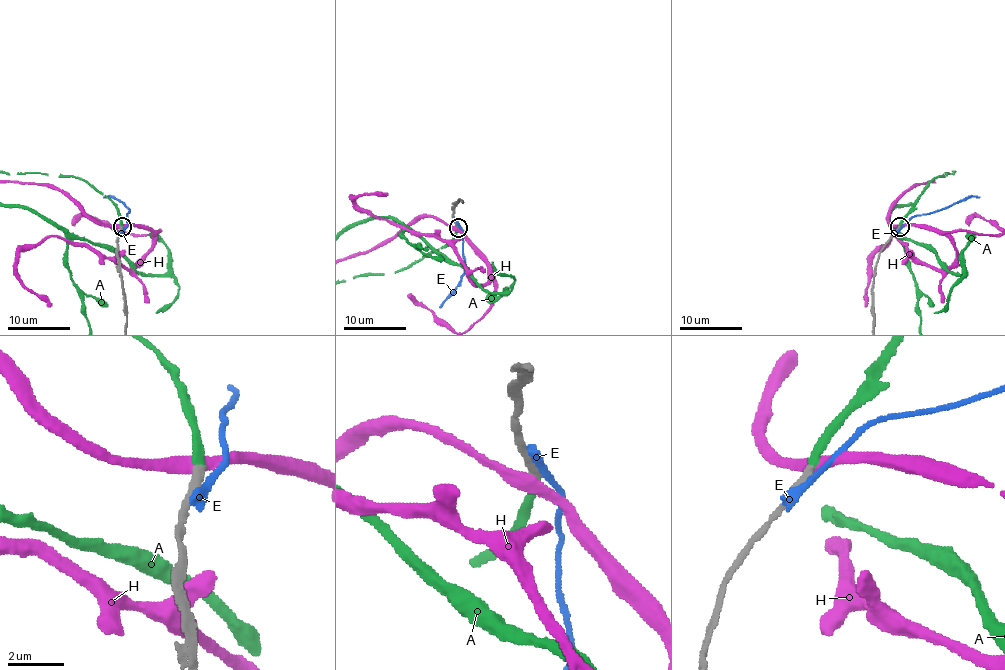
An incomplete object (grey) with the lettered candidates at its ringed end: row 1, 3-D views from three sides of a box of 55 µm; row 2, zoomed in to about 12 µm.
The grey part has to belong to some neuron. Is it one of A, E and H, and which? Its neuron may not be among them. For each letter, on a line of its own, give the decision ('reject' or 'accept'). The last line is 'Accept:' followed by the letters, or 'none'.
A: accept
E: reject
H: reject
Accept: A

